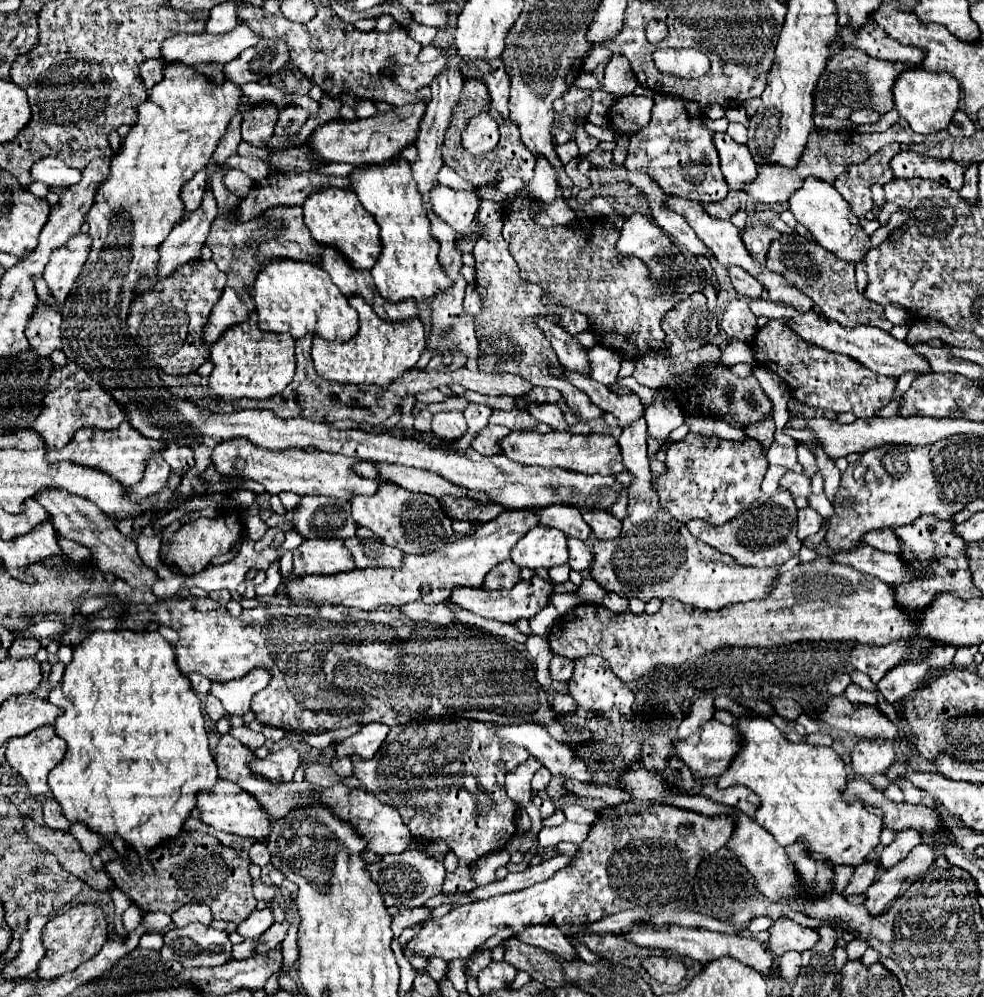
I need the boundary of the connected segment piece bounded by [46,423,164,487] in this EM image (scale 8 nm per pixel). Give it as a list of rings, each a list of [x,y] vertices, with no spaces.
[[[122,423],[114,431],[98,431],[98,429],[90,429],[90,427],[84,429],[82,427],[74,433],[70,443],[66,447],[62,447],[60,451],[54,449],[54,447],[48,447],[46,449],[46,459],[50,459],[50,463],[72,461],[72,463],[82,463],[82,467],[100,469],[100,471],[108,473],[112,479],[118,479],[118,483],[122,483],[124,487],[128,487],[128,485],[142,479],[144,463],[146,463],[148,455],[156,449],[164,449],[164,443],[144,437],[130,423]]]

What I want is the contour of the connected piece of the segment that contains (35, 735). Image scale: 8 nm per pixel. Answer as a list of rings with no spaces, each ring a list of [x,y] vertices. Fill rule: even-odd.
[[[52,725],[38,727],[24,737],[14,737],[6,745],[6,761],[26,781],[30,793],[48,793],[48,773],[64,759],[66,743],[54,733]]]

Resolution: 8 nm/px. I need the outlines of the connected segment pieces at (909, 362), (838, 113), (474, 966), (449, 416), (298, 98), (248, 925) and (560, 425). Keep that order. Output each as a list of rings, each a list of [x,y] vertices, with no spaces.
[[[762,297],[750,299],[750,311],[758,317],[764,315],[768,319],[788,319],[790,327],[794,327],[794,331],[802,339],[806,339],[808,343],[820,345],[820,347],[834,351],[834,353],[848,355],[848,357],[856,359],[860,365],[878,373],[878,375],[898,379],[902,373],[908,373],[908,371],[930,373],[930,365],[922,355],[918,355],[908,343],[894,339],[890,333],[886,333],[878,327],[872,327],[872,325],[858,325],[858,327],[852,327],[852,329],[840,327],[840,323],[834,321],[834,319],[826,319],[826,317],[818,319],[818,315],[814,315],[814,311],[806,311],[806,315],[798,315],[798,311],[794,311],[794,307],[786,307],[786,303],[774,303],[774,301],[762,299]]]
[[[842,49],[840,53],[832,55],[826,69],[822,71],[818,85],[814,89],[814,109],[818,115],[848,119],[852,111],[872,107],[878,113],[888,113],[894,109],[892,101],[892,85],[900,71],[910,67],[910,63],[902,61],[882,61],[870,57],[856,49]]]
[[[484,951],[484,953],[476,955],[476,957],[468,963],[468,971],[470,971],[472,975],[478,975],[478,971],[484,969],[488,963],[490,963],[490,951]]]
[[[436,413],[432,419],[432,431],[442,439],[458,439],[466,431],[466,419],[462,413]]]
[[[249,82],[242,86],[241,104],[258,103],[263,100],[270,100],[280,106],[299,105],[306,109],[309,114],[316,114],[319,104],[312,99],[307,99],[307,95],[297,95],[274,89],[267,82]]]
[[[262,909],[262,911],[252,911],[248,915],[248,919],[244,919],[240,925],[238,925],[238,933],[242,937],[250,937],[250,939],[258,939],[270,925],[274,923],[272,919],[272,911],[270,909]]]
[[[526,401],[524,409],[532,417],[536,417],[540,423],[546,423],[546,425],[554,427],[556,431],[568,431],[568,425],[562,419],[562,411],[558,409],[558,405],[554,405],[554,403],[534,403],[534,401]]]

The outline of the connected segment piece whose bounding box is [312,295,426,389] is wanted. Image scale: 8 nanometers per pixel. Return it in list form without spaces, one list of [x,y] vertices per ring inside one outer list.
[[[350,295],[348,301],[358,311],[360,317],[358,333],[354,335],[354,339],[348,339],[346,343],[330,343],[314,337],[312,343],[314,367],[322,379],[338,383],[354,383],[360,385],[362,389],[370,383],[386,387],[406,369],[418,363],[426,347],[424,325],[420,319],[410,319],[410,323],[386,323],[384,319],[378,319],[378,315],[370,311],[370,305],[364,299],[358,299],[358,295]]]

